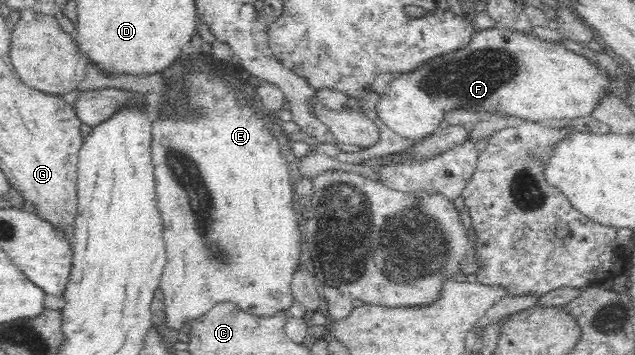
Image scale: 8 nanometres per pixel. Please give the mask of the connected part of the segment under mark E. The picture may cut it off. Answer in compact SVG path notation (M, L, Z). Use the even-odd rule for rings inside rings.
M185 72L181 75L183 75L183 87L186 90L187 108L191 111L197 110L197 112L191 116L186 116L186 118L177 112L173 116L161 112L152 121L152 145L150 146L156 177L156 200L164 224L163 238L167 257L167 264L164 266L159 285L160 291L164 294L164 314L166 314L164 316L164 326L168 326L170 330L180 331L185 324L190 324L191 320L195 320L195 318L203 317L203 314L207 314L213 306L217 306L219 302L225 302L225 300L237 304L243 312L257 317L275 316L275 314L284 311L288 313L288 309L295 303L291 282L293 274L297 272L297 266L301 264L299 258L301 258L303 233L298 227L297 216L293 210L294 184L292 178L289 177L287 162L283 159L279 149L283 139L276 128L272 130L267 128L269 119L258 102L254 100L247 103L247 100L238 94L237 90L231 87L223 77L203 72ZM205 250L215 250L215 258L207 260Z

